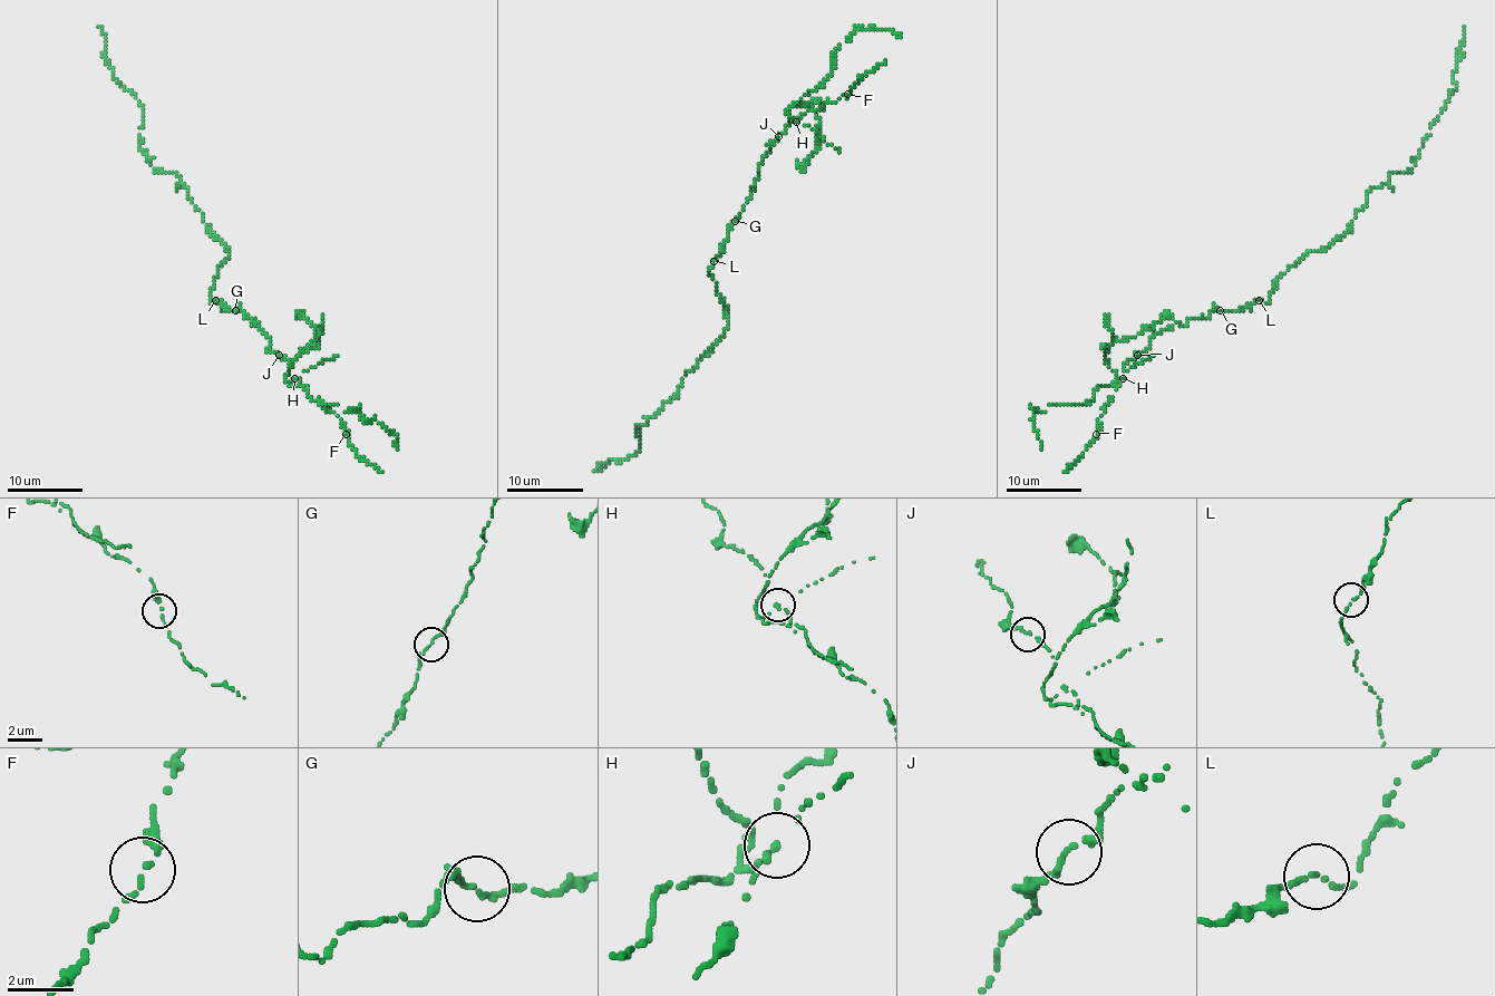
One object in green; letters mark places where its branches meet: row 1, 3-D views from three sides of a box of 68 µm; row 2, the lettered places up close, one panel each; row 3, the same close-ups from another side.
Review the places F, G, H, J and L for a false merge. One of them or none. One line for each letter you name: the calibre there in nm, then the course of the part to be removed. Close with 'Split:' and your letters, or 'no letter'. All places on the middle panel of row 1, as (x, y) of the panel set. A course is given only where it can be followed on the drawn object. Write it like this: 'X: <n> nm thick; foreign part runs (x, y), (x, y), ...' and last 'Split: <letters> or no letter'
H: 130 nm thick; foreign part runs (796, 121), (788, 109), (825, 80), (833, 69), (833, 54), (855, 30), (892, 30), (900, 38)
Split: H

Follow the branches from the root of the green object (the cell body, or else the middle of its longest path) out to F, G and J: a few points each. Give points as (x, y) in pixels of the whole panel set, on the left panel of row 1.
F: (211, 291), (211, 302), (260, 324), (271, 351), (290, 364), (285, 382), (298, 379), (342, 418), (346, 434)
G: (211, 291), (211, 302), (216, 300), (224, 308), (235, 310)
J: (211, 291), (211, 302), (232, 312), (240, 308), (254, 325), (260, 324), (279, 355)

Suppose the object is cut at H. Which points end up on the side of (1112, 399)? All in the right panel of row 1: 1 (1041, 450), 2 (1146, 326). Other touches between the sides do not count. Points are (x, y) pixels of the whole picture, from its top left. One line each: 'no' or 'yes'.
1: no
2: no

